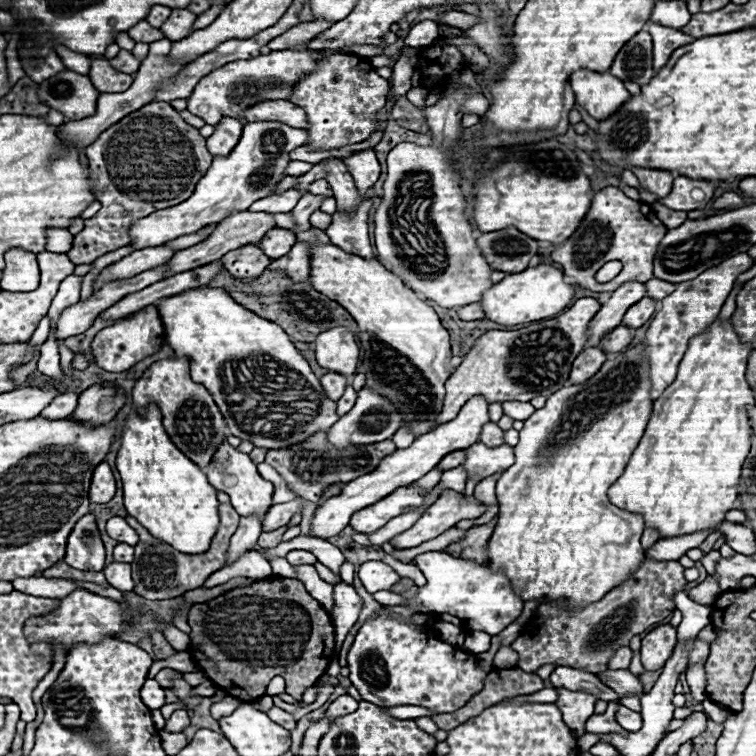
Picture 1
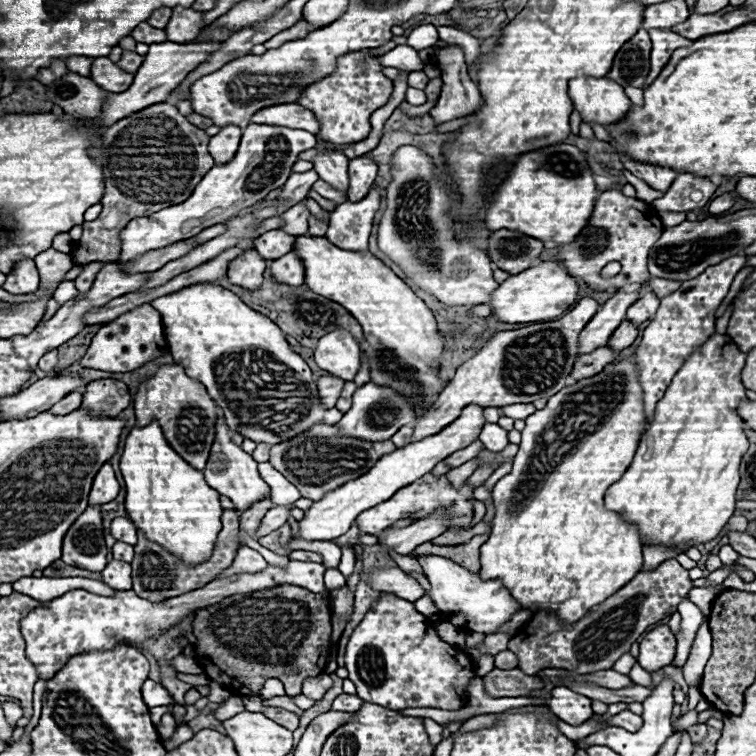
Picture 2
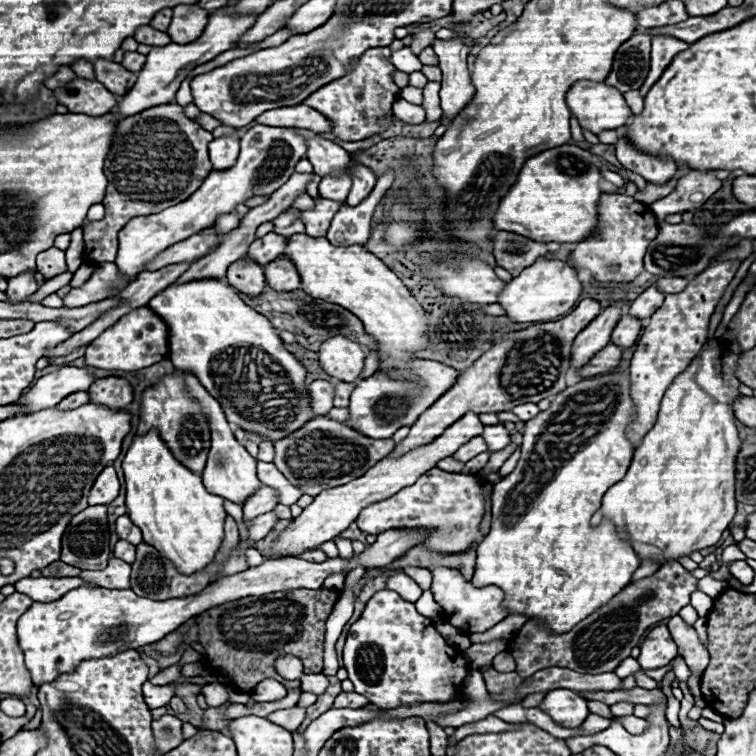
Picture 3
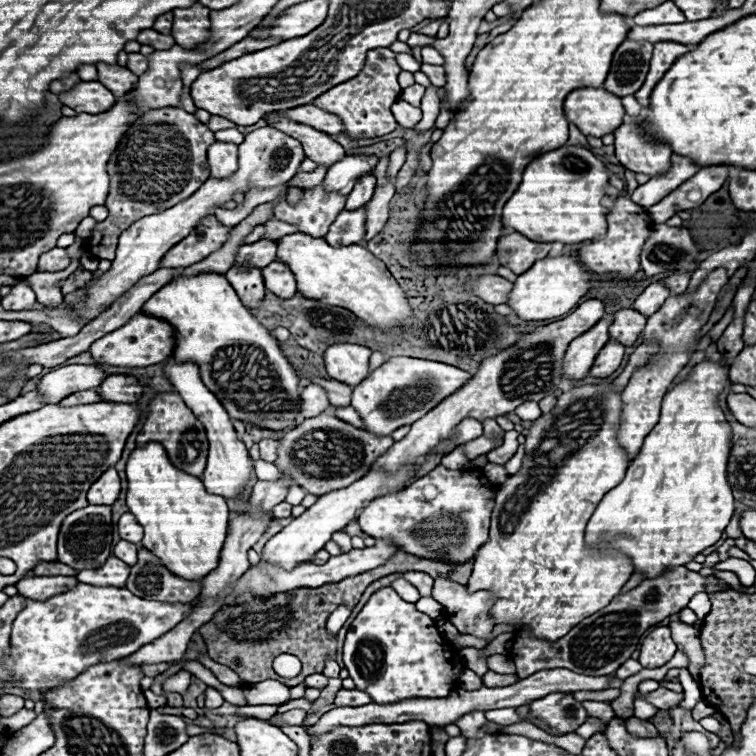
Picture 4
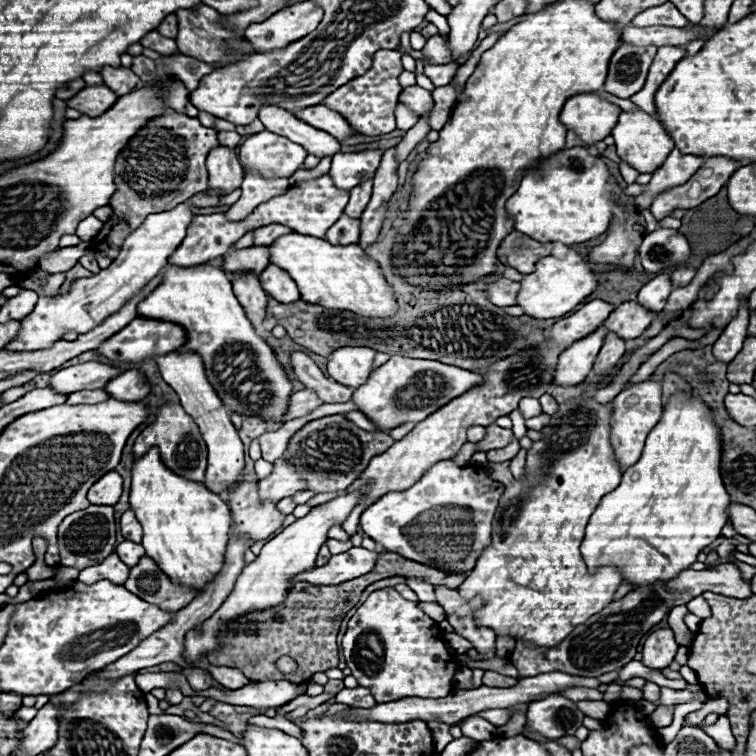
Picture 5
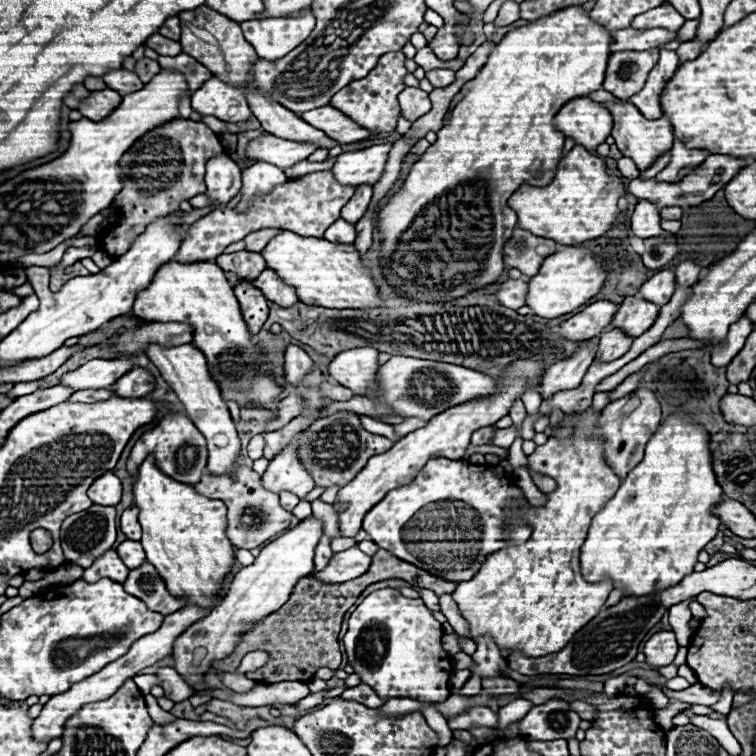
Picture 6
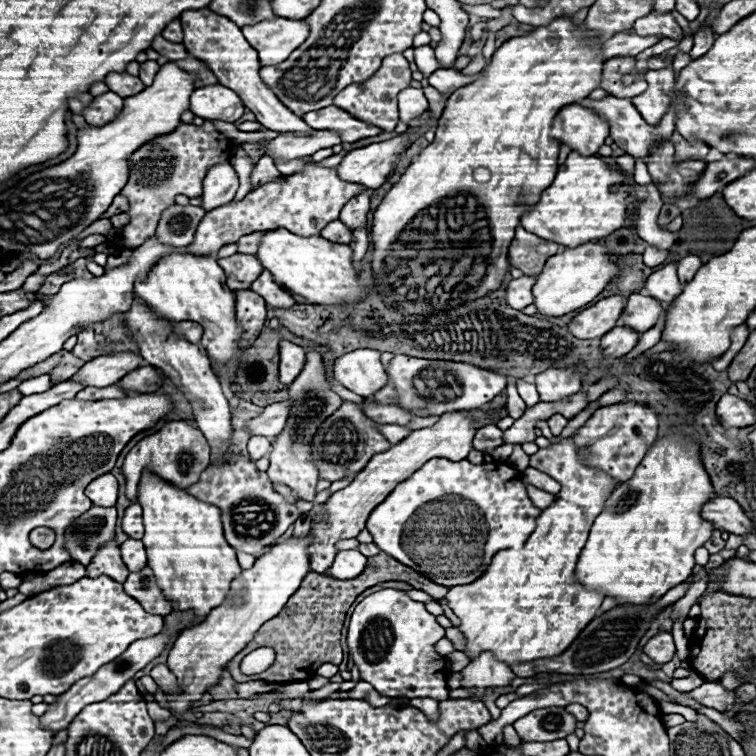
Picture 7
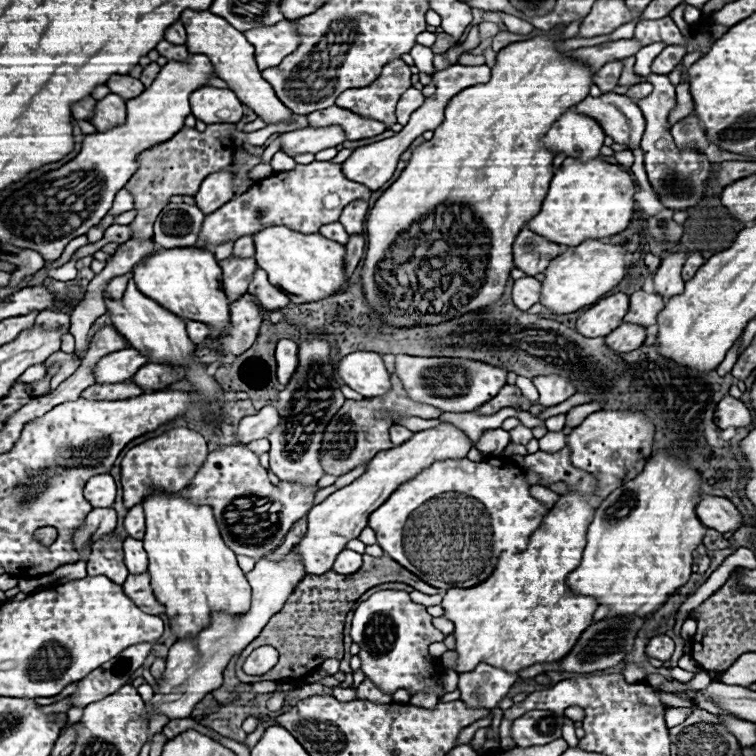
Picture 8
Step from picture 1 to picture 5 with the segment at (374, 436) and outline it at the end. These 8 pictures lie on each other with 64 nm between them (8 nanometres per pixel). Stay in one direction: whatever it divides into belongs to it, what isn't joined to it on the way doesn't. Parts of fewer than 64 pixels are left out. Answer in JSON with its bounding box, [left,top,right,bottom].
[352,356,484,430]

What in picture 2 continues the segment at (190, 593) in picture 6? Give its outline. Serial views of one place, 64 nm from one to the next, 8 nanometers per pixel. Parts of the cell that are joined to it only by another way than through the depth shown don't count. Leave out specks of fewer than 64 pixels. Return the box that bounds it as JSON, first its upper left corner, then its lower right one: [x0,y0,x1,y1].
[120,422,224,566]

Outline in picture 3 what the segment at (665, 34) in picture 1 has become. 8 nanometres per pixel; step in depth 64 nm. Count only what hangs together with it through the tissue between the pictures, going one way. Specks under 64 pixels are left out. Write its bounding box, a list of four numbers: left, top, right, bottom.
[640,36,690,96]

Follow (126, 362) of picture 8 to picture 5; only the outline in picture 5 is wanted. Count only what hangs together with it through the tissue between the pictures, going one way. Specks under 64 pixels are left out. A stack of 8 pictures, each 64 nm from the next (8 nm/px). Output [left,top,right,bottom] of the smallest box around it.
[50,360,122,394]

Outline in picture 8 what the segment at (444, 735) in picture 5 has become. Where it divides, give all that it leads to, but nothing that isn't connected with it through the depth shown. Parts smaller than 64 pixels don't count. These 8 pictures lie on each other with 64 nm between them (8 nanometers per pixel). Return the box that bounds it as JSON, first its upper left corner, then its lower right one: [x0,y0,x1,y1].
[410,692,438,708]

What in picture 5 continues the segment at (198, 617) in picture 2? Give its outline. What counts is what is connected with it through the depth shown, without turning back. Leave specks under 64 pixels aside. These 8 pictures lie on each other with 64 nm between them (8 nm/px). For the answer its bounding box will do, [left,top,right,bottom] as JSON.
[208,552,466,684]

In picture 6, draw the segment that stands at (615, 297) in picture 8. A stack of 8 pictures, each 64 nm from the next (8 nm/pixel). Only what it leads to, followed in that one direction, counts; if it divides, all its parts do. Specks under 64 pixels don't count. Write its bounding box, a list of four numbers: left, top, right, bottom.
[560,300,618,340]

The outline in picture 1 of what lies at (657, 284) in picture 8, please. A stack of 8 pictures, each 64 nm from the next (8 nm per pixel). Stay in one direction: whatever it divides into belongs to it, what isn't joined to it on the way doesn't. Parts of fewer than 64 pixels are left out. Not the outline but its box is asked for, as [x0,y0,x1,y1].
[622,296,656,328]

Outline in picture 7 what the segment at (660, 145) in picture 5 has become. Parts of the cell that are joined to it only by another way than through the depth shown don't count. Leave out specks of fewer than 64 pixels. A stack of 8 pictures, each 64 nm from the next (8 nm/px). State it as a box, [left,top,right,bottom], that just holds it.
[582,96,678,158]

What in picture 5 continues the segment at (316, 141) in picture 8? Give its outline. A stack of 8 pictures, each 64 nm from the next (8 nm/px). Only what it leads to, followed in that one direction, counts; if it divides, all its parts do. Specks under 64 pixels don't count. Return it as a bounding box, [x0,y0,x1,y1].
[240,130,308,178]

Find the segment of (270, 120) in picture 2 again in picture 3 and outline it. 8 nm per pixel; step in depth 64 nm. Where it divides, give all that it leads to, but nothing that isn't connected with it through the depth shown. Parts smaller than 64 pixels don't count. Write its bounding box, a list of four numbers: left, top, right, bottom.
[258,104,332,134]

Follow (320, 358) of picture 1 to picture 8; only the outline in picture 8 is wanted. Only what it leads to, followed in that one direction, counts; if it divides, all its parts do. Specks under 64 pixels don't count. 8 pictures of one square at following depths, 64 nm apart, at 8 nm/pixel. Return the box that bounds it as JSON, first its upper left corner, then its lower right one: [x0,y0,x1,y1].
[338,352,392,398]

